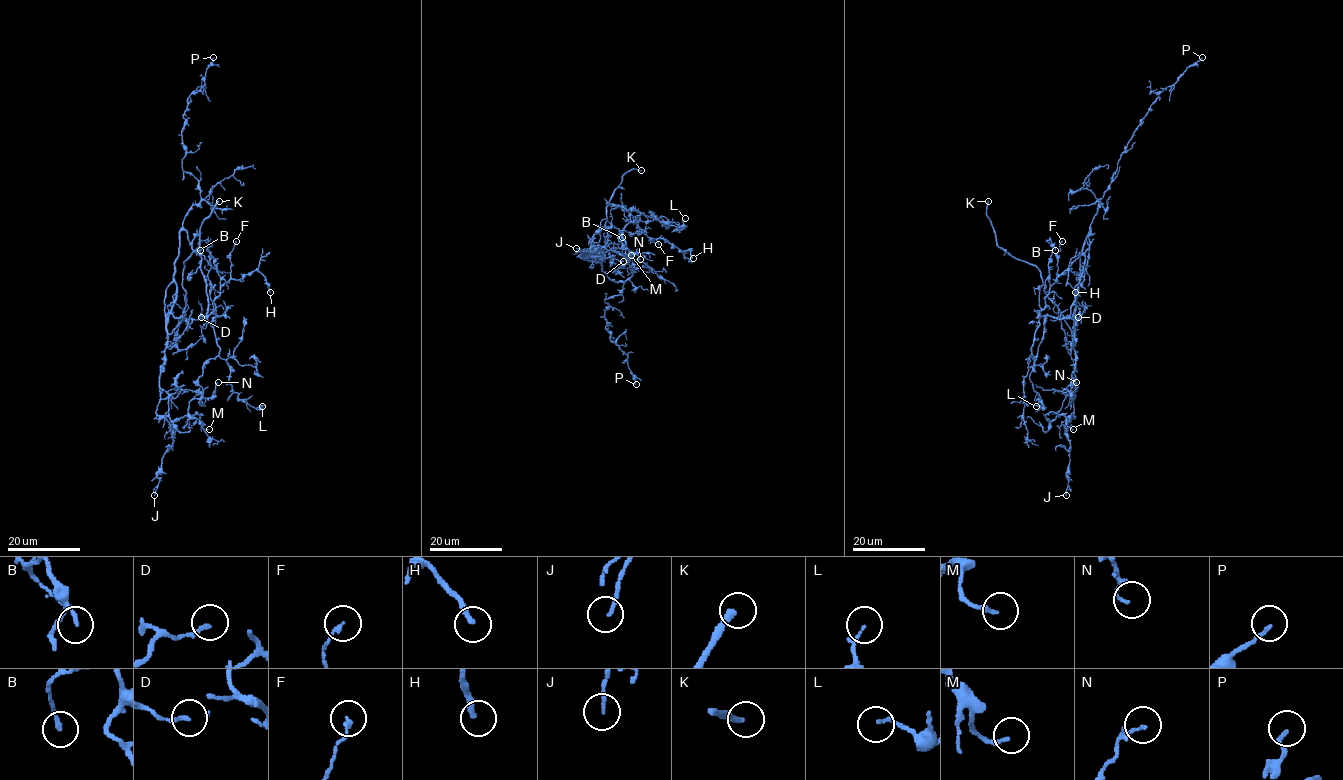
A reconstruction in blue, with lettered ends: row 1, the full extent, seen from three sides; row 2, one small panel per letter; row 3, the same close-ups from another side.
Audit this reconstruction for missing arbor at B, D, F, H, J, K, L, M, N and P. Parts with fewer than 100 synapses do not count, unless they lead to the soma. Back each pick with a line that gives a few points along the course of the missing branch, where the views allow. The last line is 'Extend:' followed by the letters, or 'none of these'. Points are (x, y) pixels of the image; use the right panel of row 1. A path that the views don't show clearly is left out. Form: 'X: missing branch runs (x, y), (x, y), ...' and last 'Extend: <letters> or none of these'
K: missing branch runs (988, 201), (984, 203), (981, 198), (984, 165), (973, 146), (966, 115), (963, 113)
Extend: K

